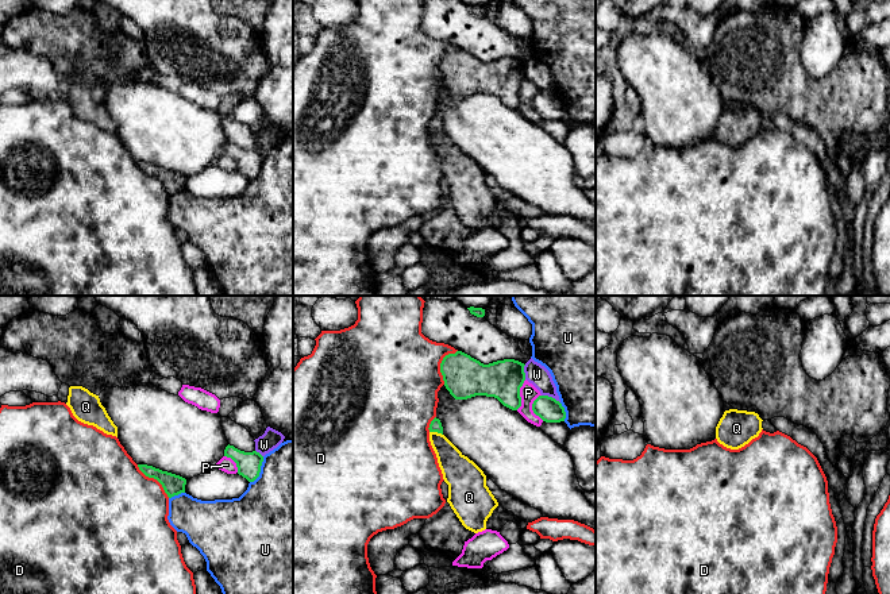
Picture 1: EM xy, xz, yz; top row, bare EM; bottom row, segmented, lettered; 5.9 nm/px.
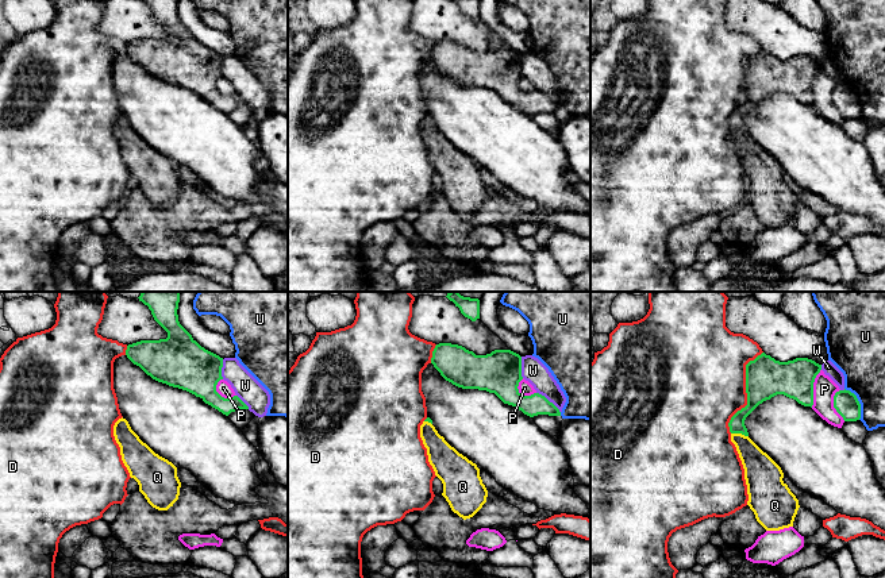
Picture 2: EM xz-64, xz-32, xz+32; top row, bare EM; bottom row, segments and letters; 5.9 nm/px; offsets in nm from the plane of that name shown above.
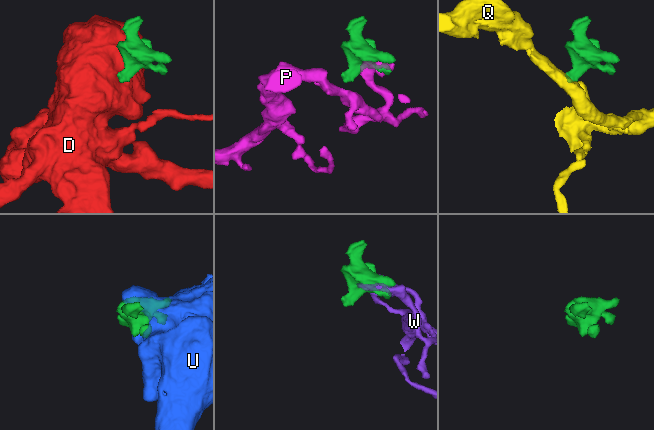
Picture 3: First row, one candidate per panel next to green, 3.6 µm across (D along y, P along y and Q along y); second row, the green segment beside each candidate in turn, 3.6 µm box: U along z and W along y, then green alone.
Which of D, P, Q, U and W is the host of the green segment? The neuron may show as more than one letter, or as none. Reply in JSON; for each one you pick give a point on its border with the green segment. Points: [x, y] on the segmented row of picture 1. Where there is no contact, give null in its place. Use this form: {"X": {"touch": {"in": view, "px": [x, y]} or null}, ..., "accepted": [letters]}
{"Q": {"touch": {"in": "xz", "px": [436, 431]}}, "accepted": ["Q"]}

